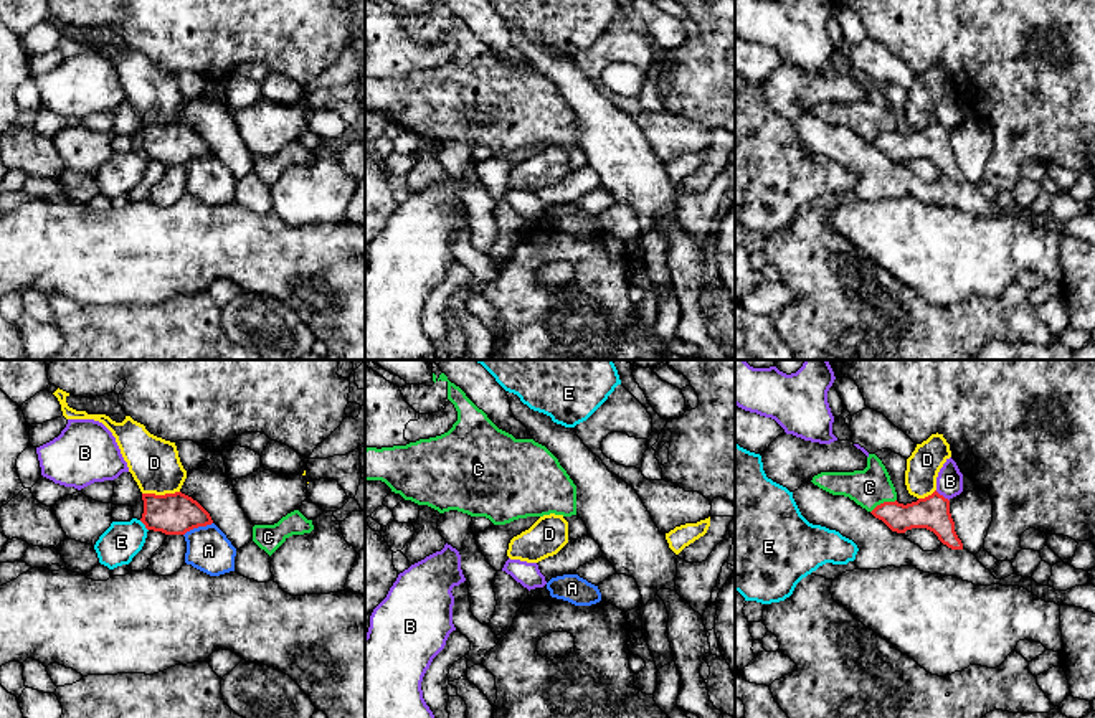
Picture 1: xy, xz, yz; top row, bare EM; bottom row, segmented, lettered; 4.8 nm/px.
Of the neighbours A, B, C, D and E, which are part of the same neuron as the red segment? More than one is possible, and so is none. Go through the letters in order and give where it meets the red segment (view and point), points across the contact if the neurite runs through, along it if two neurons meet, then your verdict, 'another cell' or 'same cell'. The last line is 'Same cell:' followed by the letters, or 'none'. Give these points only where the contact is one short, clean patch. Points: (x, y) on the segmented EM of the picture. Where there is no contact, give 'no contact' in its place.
A: xy (197, 527) | along xy (212, 522), (194, 527), (184, 535) | another cell
B: yz (942, 495) | along yz (935, 491), (948, 500) | another cell
C: yz (884, 502) | another cell
D: xy (161, 495) | along xy (179, 491), (142, 494) | another cell
E: xy (144, 524) | another cell
Same cell: none

